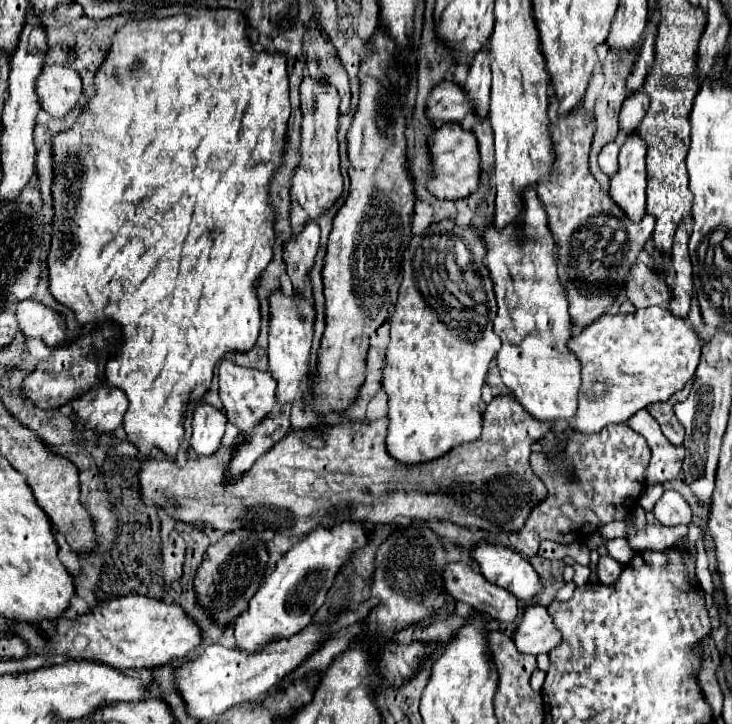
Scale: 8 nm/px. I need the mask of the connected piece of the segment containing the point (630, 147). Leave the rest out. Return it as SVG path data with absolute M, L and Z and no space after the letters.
M630 134L620 148L618 172L610 176L610 198L620 206L620 210L632 220L640 222L646 214L646 144L638 134Z

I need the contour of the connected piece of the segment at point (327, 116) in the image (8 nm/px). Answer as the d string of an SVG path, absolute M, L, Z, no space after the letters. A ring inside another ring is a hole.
M304 76L300 84L300 110L302 110L300 164L296 166L294 176L290 180L290 198L292 198L290 224L294 234L298 234L308 220L318 220L342 194L344 180L340 174L338 140L336 140L340 114L338 106L340 106L338 92L326 80Z

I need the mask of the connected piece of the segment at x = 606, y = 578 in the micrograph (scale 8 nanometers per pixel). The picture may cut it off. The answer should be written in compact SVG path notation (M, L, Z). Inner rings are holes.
M600 556L596 566L596 576L602 584L614 584L622 572L622 564L616 562L612 556Z

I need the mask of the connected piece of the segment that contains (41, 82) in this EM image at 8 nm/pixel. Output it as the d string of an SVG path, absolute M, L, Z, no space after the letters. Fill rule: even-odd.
M44 64L36 80L36 94L42 110L52 118L64 118L82 96L82 80L72 68Z

